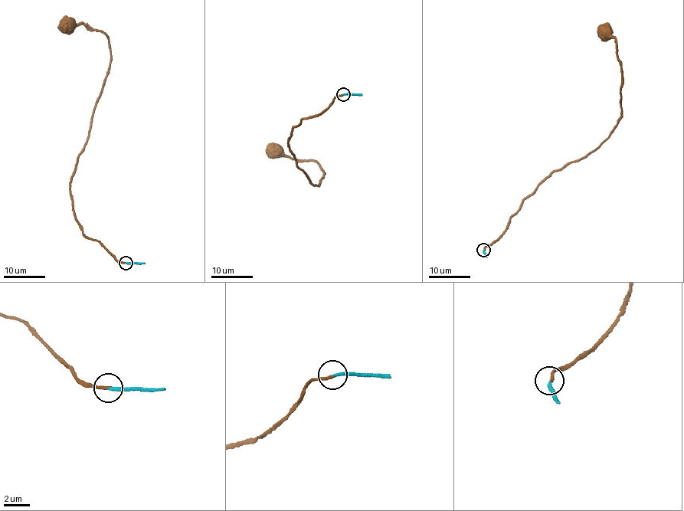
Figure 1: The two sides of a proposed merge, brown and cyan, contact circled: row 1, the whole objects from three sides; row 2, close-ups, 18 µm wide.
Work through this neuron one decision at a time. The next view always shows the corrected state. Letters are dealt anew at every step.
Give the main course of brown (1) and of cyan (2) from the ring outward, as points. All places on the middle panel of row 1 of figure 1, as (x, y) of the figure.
1: (343, 94), (301, 120), (289, 140), (296, 166), (318, 185), (325, 173), (319, 165), (273, 150)
2: (343, 94), (361, 95)

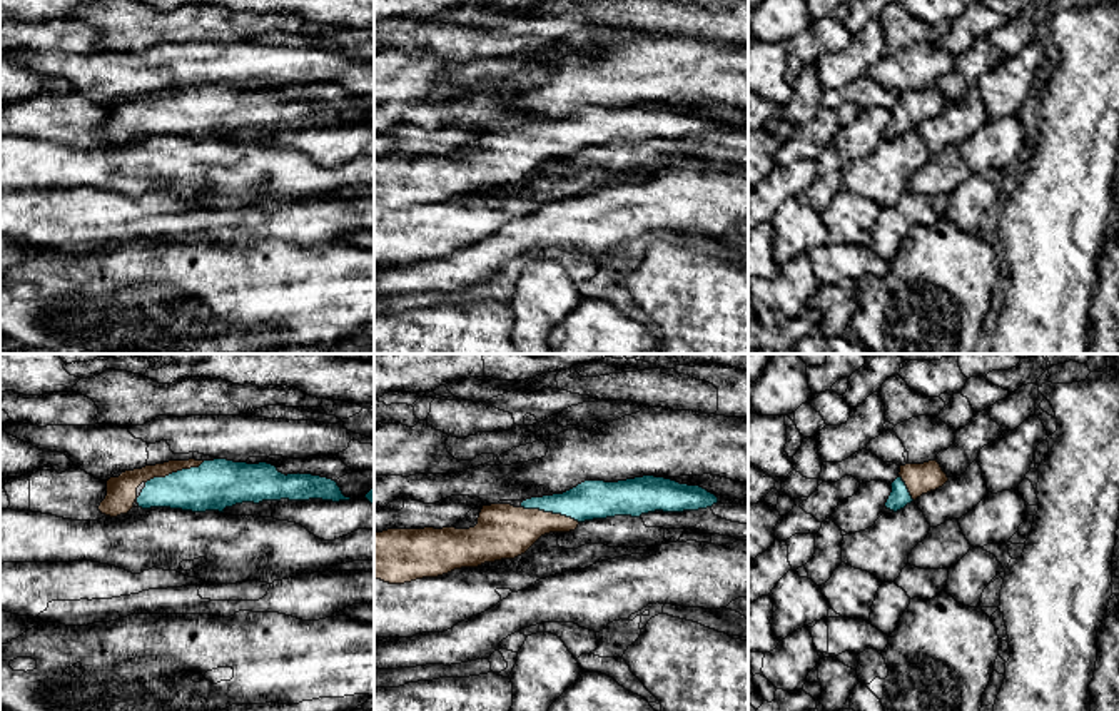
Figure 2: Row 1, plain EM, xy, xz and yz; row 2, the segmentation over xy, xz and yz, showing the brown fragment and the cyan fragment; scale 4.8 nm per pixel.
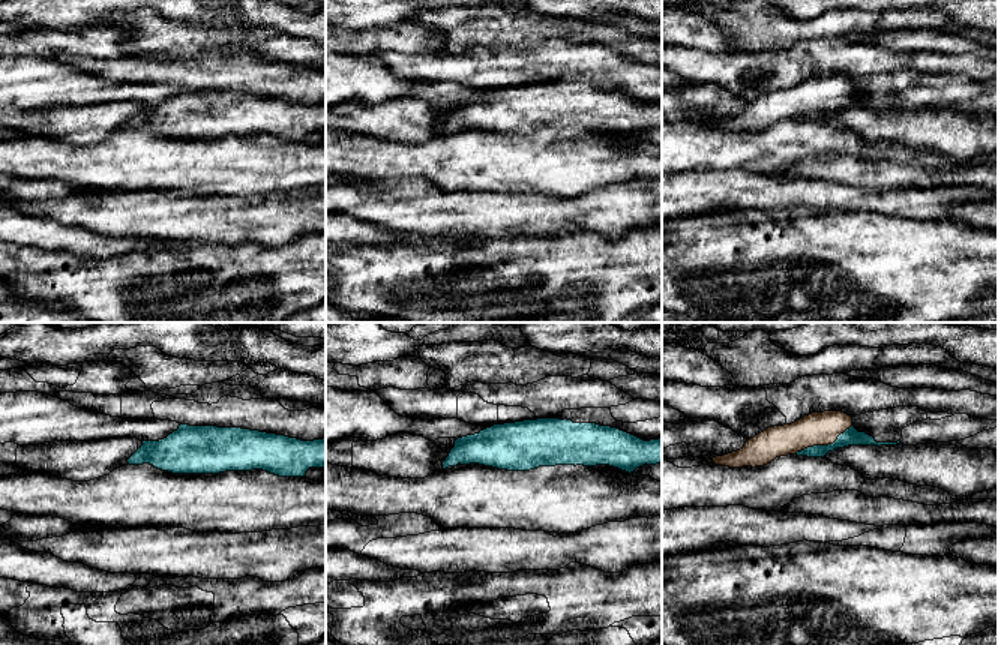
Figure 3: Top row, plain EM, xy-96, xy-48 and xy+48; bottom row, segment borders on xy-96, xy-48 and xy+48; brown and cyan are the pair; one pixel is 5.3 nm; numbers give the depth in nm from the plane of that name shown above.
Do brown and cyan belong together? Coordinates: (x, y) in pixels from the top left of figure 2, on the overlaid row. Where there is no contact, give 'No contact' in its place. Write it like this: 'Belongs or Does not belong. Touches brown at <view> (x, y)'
Belongs. Touches brown at xy (174, 471)

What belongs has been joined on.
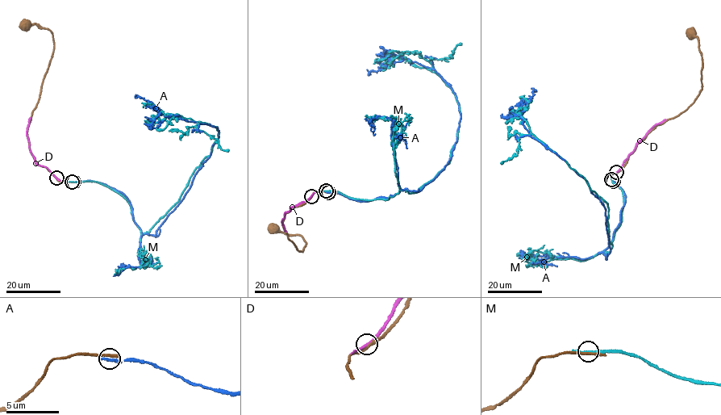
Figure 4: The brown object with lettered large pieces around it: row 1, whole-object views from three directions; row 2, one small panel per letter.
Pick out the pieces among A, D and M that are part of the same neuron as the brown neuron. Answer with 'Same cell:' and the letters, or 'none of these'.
Same cell: none of these

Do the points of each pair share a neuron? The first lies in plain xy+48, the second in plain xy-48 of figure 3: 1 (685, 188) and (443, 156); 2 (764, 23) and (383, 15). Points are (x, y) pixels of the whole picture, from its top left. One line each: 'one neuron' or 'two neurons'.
1: two neurons
2: two neurons

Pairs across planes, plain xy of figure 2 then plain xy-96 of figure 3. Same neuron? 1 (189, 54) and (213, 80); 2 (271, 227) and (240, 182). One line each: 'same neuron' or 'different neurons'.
1: same neuron
2: different neurons

